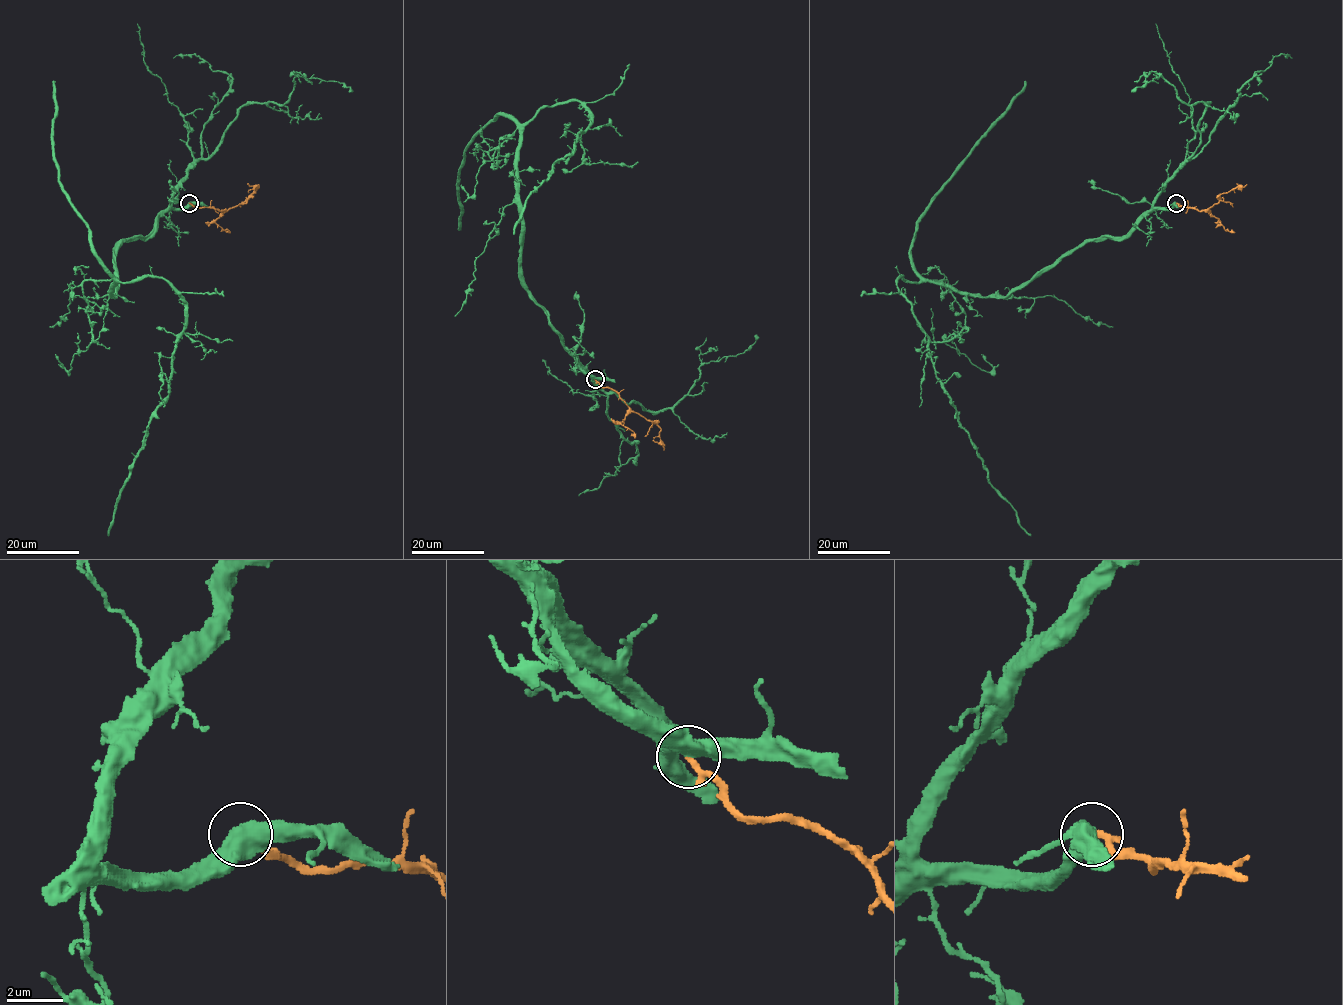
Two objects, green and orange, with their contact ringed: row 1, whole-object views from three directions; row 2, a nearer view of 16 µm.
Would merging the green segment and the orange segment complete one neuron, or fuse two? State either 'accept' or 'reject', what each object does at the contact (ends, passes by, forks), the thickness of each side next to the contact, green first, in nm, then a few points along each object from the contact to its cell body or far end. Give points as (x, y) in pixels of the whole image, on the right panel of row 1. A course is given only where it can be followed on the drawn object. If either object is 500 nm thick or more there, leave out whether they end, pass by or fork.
accept; calibres 550 and 240 nm; course green (1176, 203), (1151, 210), (1122, 237), (1088, 240), (1007, 296), (897, 281), (988, 480), (1031, 536); course orange (1176, 203), (1183, 207), (1205, 210), (1219, 201), (1221, 194), (1246, 184)

